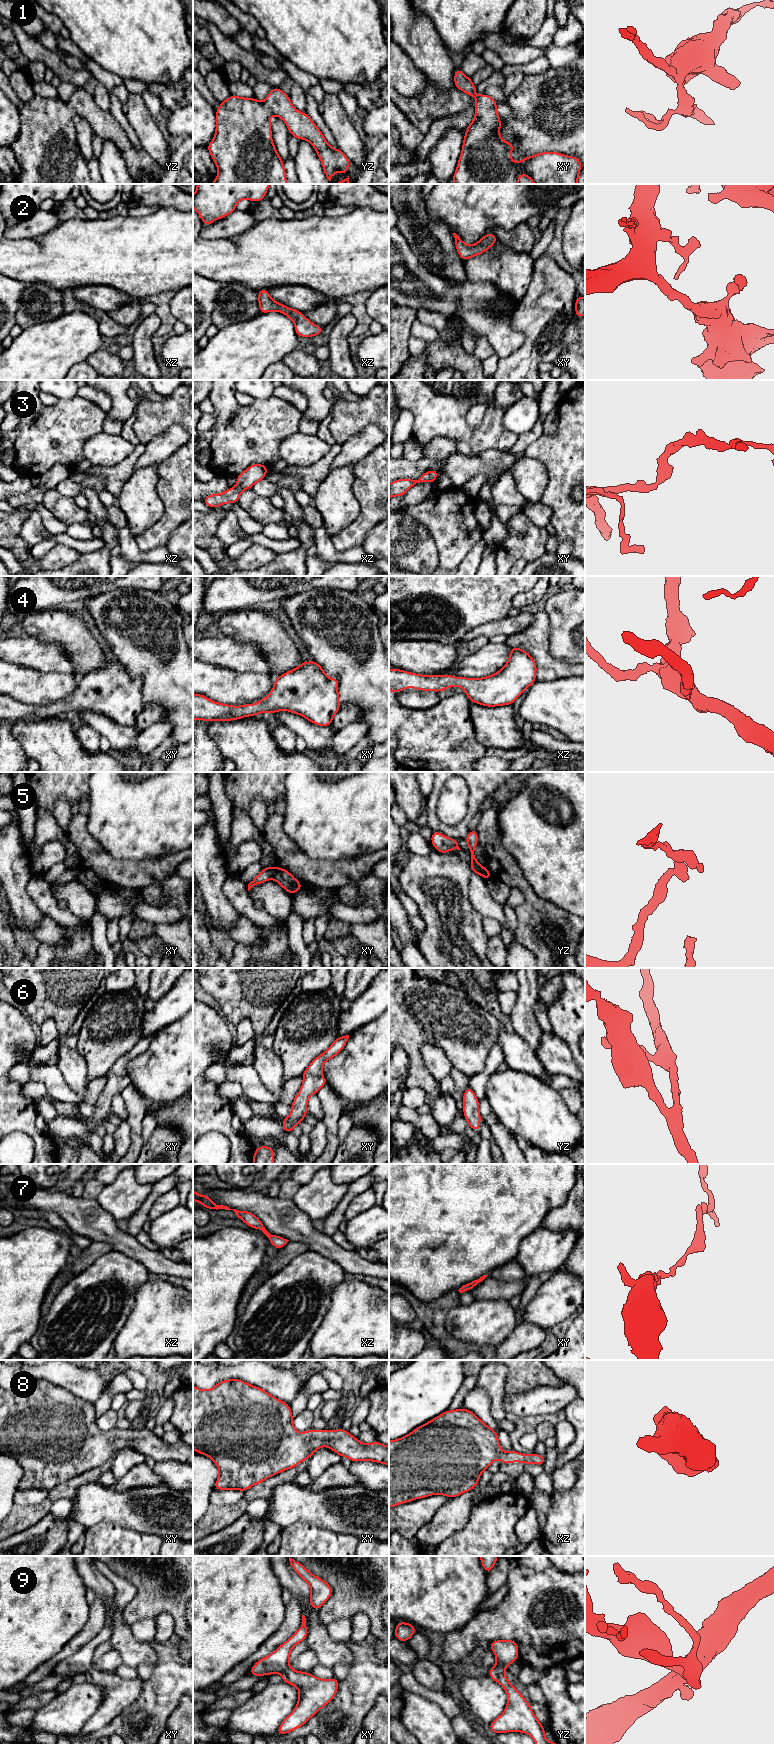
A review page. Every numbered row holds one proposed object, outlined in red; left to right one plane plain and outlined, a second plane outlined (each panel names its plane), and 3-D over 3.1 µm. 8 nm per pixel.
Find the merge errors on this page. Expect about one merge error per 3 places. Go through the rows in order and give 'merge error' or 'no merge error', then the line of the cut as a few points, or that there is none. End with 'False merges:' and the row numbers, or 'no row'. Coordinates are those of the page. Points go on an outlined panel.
1: no merge error; cut none
2: no merge error; cut none
3: no merge error; cut none
4: no merge error; cut none
5: merge error; cut xy (274, 867), (272, 877)
6: no merge error; cut none
7: no merge error; cut none
8: no merge error; cut none
9: no merge error; cut none
False merges: 5

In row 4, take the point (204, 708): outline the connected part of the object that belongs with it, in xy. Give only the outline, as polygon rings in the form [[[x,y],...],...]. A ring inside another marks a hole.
[[[314,660],[302,661],[299,667],[277,677],[269,695],[257,704],[232,706],[193,693],[193,719],[230,721],[285,710],[299,714],[315,725],[331,726],[341,707],[338,684],[339,679],[328,678]]]

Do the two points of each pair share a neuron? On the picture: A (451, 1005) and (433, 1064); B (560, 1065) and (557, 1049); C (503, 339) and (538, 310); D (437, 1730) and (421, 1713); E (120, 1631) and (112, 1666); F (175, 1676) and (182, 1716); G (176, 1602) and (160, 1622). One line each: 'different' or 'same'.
A: different
B: same
C: different
D: same
E: different
F: different
G: different

